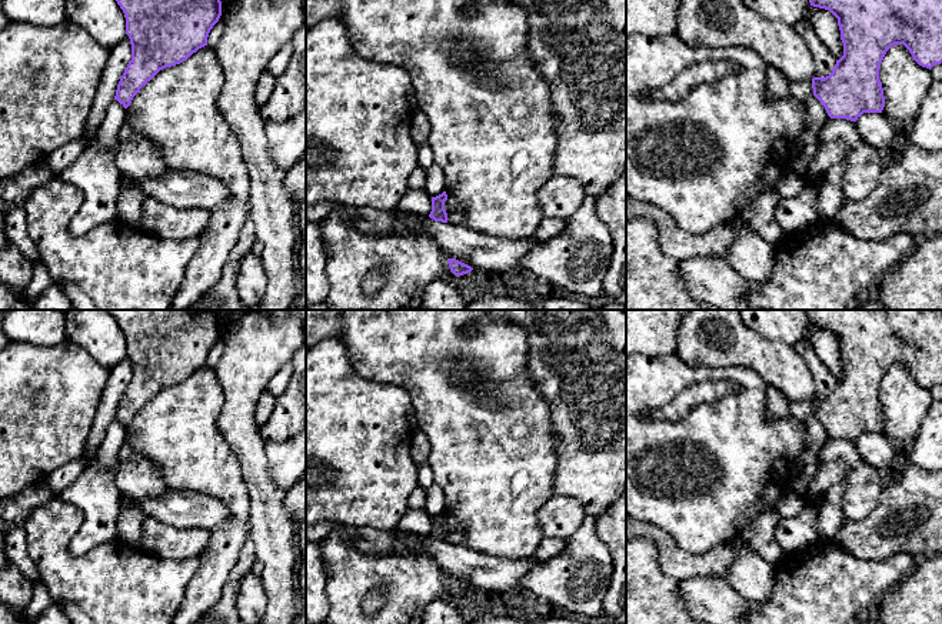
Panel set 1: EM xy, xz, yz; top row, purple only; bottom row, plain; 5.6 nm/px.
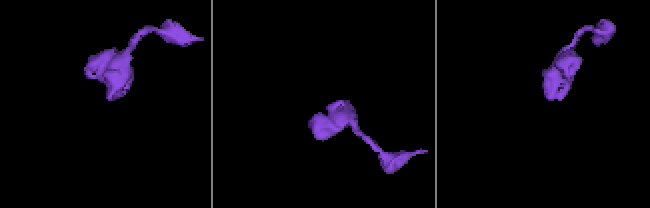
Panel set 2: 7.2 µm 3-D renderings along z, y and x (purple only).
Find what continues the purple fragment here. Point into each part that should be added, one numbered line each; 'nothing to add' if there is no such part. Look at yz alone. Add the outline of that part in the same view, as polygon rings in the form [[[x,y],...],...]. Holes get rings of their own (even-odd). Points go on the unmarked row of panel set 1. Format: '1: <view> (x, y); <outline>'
nothing to add

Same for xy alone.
nothing to add

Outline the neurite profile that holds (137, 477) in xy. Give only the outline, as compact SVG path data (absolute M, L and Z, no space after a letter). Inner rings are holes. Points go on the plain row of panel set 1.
M127 443L122 447L119 460L114 483L123 500L137 504L157 498L169 490L159 467Z

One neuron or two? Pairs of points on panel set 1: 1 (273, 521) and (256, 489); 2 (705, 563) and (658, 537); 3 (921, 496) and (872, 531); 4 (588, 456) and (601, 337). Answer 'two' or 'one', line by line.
1: one
2: one
3: one
4: one

